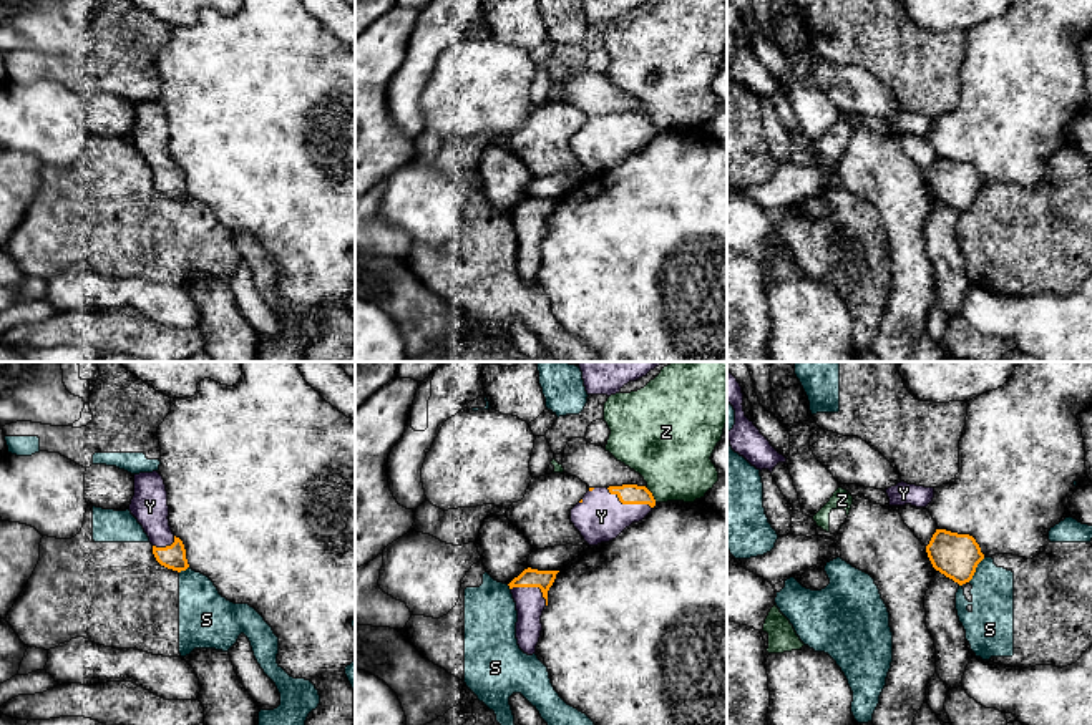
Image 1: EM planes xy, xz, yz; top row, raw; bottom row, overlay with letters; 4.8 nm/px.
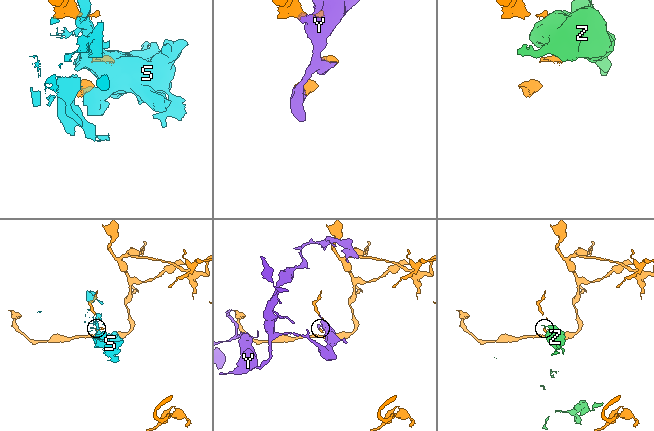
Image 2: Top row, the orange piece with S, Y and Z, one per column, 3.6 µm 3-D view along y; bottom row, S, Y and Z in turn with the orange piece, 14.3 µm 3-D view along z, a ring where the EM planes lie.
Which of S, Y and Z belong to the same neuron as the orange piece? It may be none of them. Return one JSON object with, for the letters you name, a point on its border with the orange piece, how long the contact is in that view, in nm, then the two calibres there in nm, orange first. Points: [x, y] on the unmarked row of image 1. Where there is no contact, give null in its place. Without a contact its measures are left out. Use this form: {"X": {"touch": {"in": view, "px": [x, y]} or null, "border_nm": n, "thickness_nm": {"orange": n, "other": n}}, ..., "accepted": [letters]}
{"Y": {"touch": {"in": "xz", "px": [629, 131]}, "border_nm": 240, "thickness_nm": {"orange": 100, "other": 240}}, "accepted": ["Y"]}

